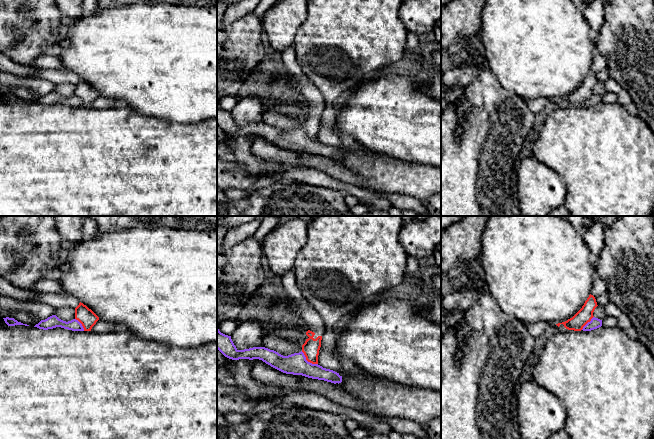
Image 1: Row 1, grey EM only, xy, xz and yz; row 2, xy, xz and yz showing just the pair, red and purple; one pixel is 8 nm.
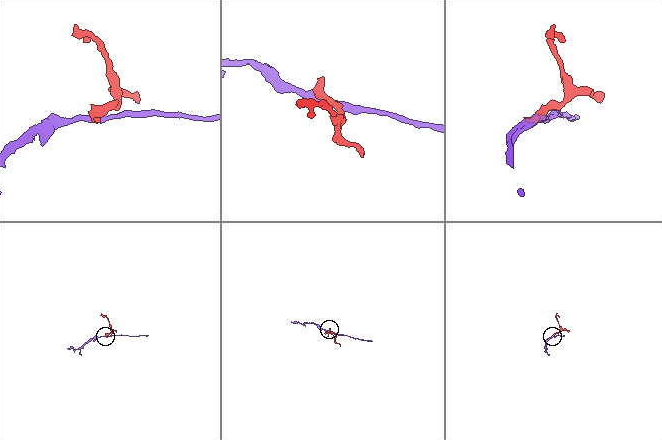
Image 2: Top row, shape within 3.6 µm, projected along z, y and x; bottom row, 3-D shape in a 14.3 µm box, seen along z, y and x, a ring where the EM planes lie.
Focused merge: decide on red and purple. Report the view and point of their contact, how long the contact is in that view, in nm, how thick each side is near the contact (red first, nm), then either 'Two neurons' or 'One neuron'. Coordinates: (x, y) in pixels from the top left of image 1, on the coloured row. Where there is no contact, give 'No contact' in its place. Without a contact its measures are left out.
Touches red at xz (308, 361). Shared border 170 nm. Thickness 140 nm (red) against 170 nm. Two neurons

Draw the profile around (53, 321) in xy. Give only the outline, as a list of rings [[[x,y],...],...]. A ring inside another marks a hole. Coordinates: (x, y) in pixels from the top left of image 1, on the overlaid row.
[[[52,315],[45,320],[41,320],[34,327],[37,327],[43,330],[61,327],[64,329],[72,330],[72,331],[84,331],[82,324],[78,320],[73,319],[71,321],[66,322],[59,319],[56,315]]]

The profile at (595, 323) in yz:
[[[593,317],[590,322],[588,322],[584,327],[583,331],[591,331],[602,326],[602,320]]]

